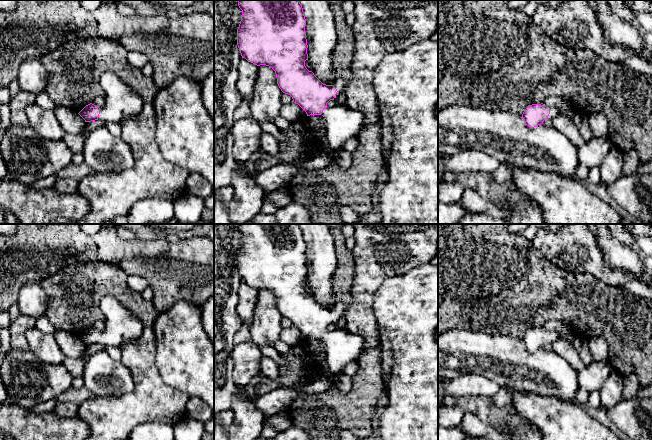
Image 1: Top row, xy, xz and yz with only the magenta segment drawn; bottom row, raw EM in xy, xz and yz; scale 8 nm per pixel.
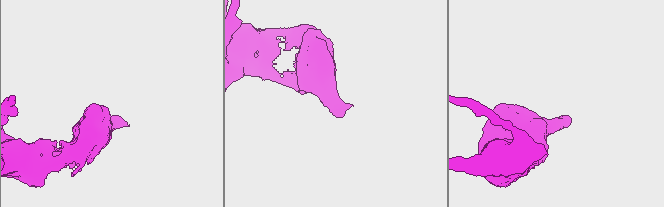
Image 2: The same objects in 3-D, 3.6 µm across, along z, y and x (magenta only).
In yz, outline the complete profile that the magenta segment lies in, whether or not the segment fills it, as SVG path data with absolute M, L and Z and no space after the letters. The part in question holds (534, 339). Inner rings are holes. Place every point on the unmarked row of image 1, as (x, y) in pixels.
M543 327L529 329L522 338L525 348L534 352L543 348L546 343L552 344L553 342L561 339L557 331L546 331Z

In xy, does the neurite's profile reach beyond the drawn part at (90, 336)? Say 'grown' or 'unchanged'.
grown

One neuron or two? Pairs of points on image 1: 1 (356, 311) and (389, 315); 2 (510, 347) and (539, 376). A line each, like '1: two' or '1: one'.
1: two
2: one

